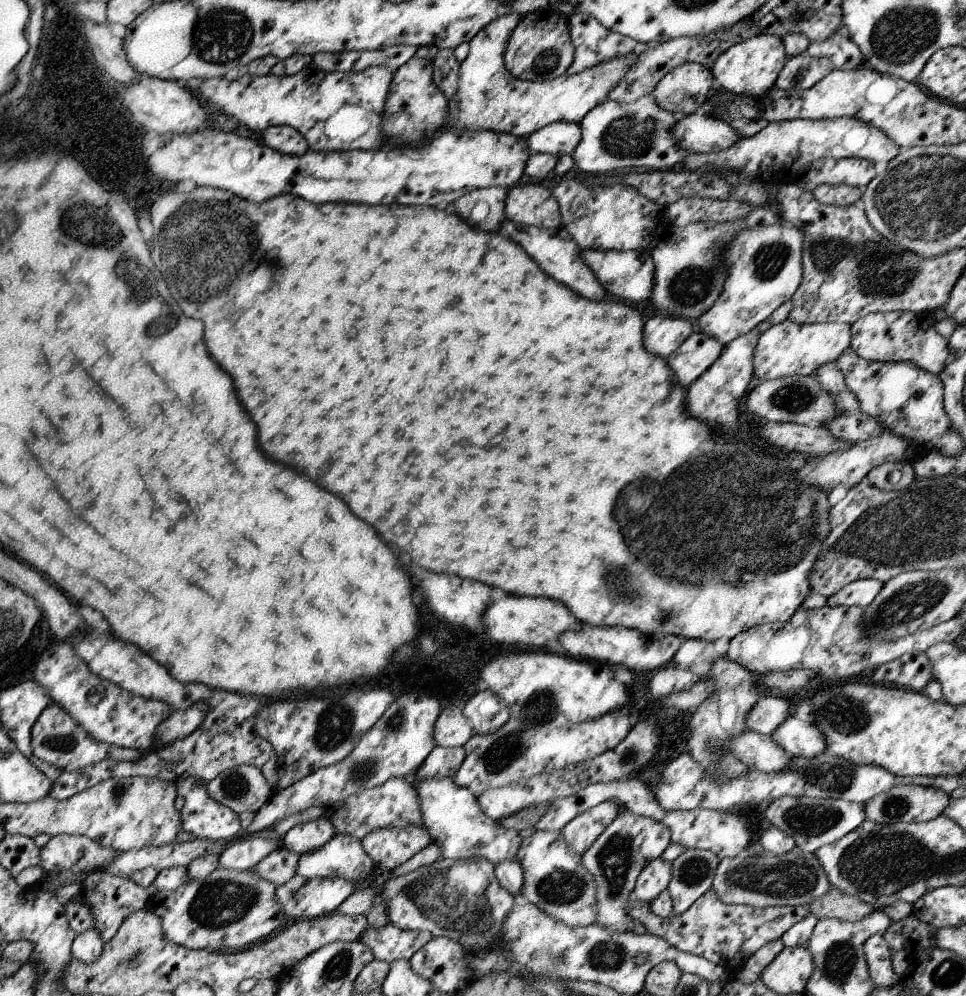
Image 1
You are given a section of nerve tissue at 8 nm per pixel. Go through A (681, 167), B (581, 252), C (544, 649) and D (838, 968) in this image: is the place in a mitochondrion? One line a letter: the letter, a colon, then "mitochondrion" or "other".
A: other
B: other
C: other
D: mitochondrion

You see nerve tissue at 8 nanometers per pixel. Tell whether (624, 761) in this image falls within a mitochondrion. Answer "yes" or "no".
yes

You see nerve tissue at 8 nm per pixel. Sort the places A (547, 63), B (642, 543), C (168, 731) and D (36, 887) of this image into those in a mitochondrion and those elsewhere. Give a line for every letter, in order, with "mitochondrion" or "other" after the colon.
A: mitochondrion
B: mitochondrion
C: other
D: other

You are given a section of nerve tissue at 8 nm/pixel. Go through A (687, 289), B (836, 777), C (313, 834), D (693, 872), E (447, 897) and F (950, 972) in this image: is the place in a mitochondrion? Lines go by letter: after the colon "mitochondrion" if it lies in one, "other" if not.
A: mitochondrion
B: mitochondrion
C: other
D: mitochondrion
E: mitochondrion
F: mitochondrion

